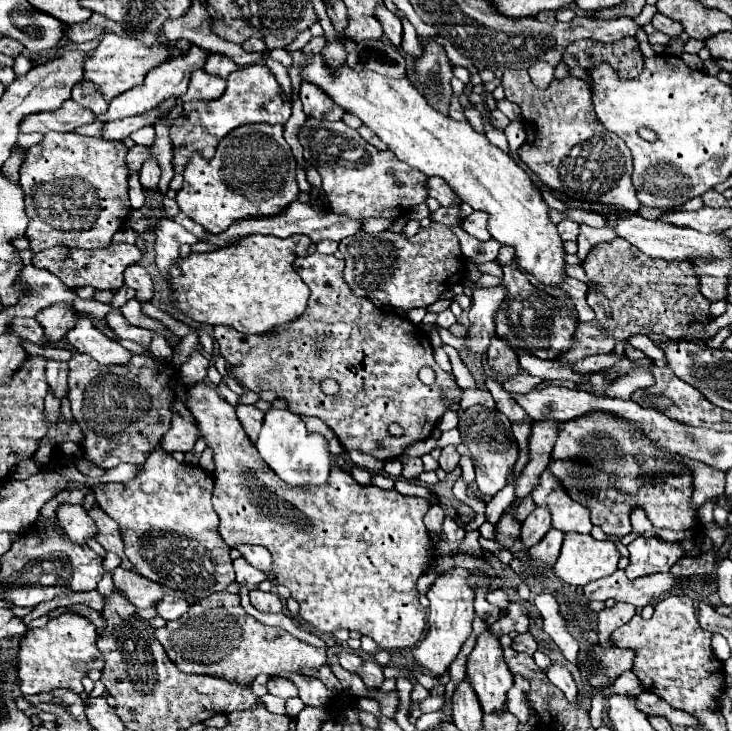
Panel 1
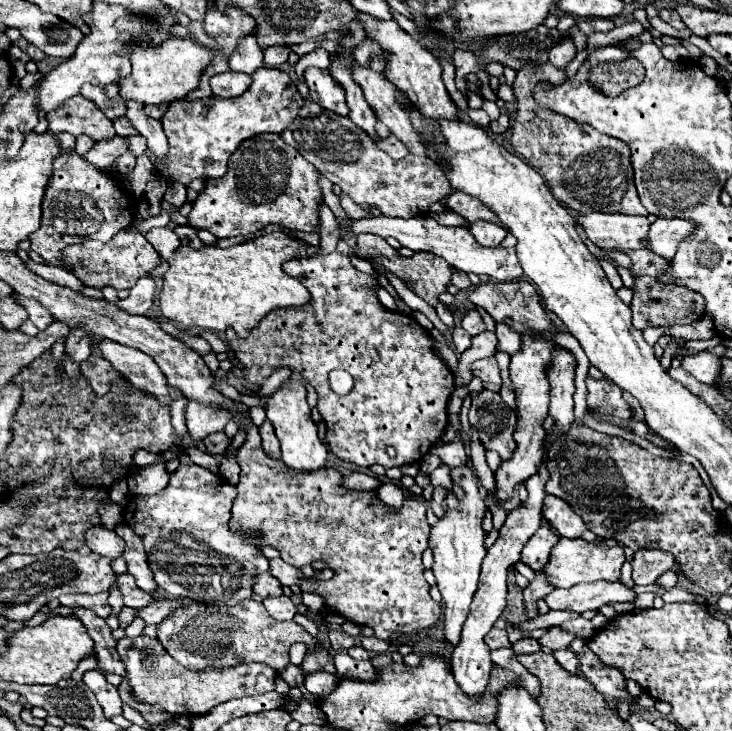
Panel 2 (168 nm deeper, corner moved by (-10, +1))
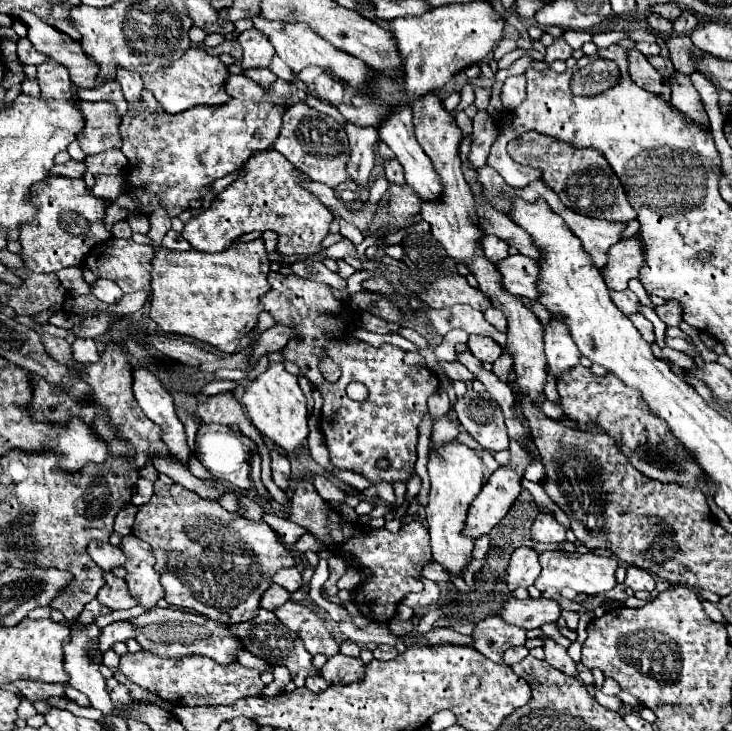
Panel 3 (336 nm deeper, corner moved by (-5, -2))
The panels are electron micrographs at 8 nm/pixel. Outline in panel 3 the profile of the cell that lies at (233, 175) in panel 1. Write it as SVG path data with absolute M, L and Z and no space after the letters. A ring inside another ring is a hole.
M259 151L255 159L247 159L241 175L219 193L211 207L191 217L183 227L183 237L197 251L223 251L237 237L251 231L275 231L279 235L279 251L287 255L315 255L321 251L321 241L329 233L333 213L305 189L307 175L291 167L279 151Z

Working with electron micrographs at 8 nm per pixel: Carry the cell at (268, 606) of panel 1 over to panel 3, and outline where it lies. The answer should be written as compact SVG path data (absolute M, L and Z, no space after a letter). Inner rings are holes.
M287 601L283 607L275 609L273 613L279 617L279 621L289 631L295 631L299 635L299 639L303 641L305 649L311 655L323 653L323 655L331 657L331 655L339 653L339 645L333 639L333 635L329 633L325 621L317 613L313 613L309 607Z

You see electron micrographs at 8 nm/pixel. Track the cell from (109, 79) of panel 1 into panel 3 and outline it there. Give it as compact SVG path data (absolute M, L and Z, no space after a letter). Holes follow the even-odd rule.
M189 47L183 57L173 61L167 67L157 69L155 73L143 73L145 89L155 95L155 99L161 103L161 107L175 115L195 105L223 105L227 103L227 93L223 91L223 83L227 79L229 71L219 61L219 57L211 57L203 47Z

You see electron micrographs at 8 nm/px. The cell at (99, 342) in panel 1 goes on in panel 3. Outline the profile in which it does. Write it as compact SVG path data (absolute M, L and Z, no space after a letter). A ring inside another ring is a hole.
M135 365L131 373L133 373L133 391L139 407L153 423L157 423L163 429L161 439L169 447L171 455L187 463L189 447L185 441L185 429L175 413L171 393L165 389L161 379L147 367Z

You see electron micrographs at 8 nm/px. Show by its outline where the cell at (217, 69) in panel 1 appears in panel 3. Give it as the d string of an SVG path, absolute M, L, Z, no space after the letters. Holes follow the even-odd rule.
M249 29L249 31L239 33L239 43L243 47L243 57L239 63L239 67L243 71L253 69L253 67L267 67L271 57L275 55L273 45L265 39L265 35L261 31Z

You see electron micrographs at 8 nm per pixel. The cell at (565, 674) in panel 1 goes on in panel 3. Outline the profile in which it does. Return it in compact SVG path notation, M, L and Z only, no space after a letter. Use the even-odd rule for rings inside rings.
M547 639L543 649L545 649L545 661L547 663L551 663L555 669L559 669L567 675L577 675L577 669L575 669L577 663L567 655L567 649L563 645L555 643L553 639Z

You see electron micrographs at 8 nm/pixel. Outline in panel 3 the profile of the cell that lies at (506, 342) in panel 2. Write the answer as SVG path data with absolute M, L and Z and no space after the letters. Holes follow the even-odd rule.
M491 307L491 309L487 309L483 315L485 315L485 319L487 319L487 321L497 329L497 331L507 333L507 321L505 321L505 315L503 315L499 309Z

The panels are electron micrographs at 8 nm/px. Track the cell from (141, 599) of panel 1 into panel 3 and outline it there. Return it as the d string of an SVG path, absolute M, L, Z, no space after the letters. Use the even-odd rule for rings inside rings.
M105 573L103 579L105 585L97 593L99 603L103 603L109 609L131 609L137 605L135 599L131 599L131 593L127 591L125 579L115 577L113 573Z

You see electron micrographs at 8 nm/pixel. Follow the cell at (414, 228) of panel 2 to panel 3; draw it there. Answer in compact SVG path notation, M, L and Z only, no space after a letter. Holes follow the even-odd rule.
M517 253L509 255L509 259L501 259L495 263L495 269L501 275L503 287L511 295L523 295L529 299L537 297L535 281L537 281L537 261Z

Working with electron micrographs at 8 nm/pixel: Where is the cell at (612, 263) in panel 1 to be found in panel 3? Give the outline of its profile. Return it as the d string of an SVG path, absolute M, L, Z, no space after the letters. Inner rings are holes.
M671 299L671 301L665 301L665 307L667 307L667 311L661 311L657 315L661 317L661 321L667 327L677 327L683 321L683 305L675 303L675 299Z

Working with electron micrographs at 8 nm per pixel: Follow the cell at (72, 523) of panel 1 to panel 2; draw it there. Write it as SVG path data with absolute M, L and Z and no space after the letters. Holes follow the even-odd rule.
M104 526L86 532L86 546L92 552L108 558L120 558L124 552L124 540L114 530L108 530Z

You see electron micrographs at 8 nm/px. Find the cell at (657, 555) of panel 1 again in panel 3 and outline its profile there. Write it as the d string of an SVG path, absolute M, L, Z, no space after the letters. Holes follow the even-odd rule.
M627 567L627 577L625 583L633 591L653 591L655 589L655 579L649 571L643 571L639 567Z

